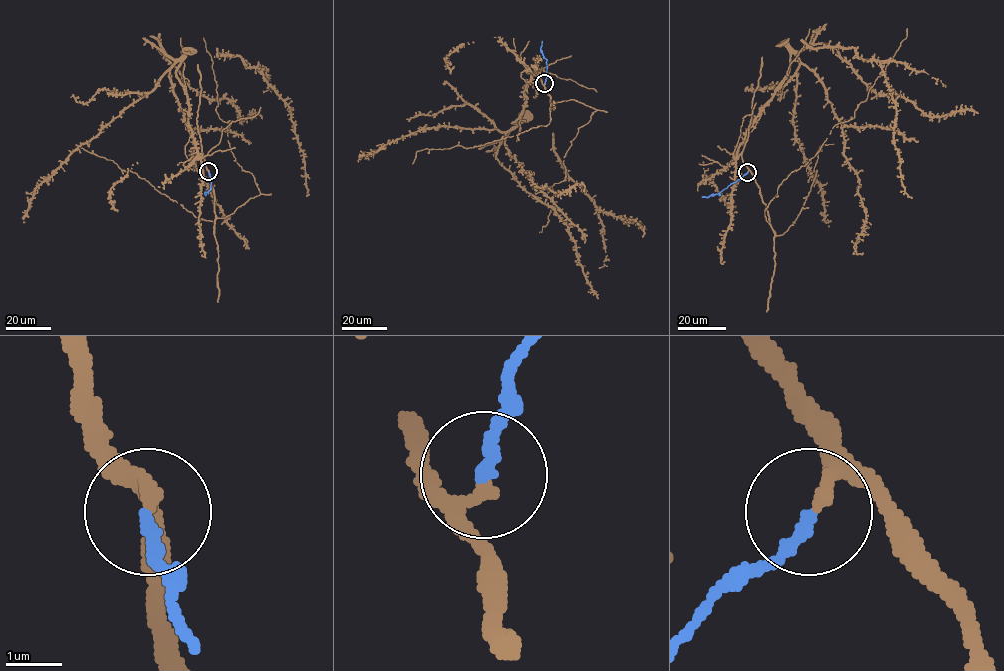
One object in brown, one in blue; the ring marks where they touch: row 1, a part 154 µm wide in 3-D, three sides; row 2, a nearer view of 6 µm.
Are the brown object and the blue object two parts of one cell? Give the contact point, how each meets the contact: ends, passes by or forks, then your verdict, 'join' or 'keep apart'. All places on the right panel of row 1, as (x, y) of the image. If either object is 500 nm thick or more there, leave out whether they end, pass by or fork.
at (747, 172); brown ends there; blue ends there; join

